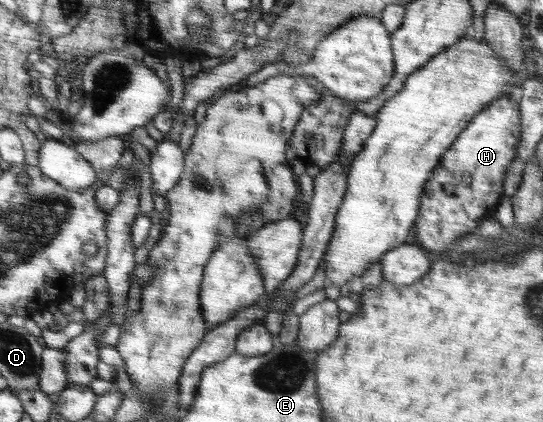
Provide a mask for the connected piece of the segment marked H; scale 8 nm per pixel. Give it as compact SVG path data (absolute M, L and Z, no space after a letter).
M504 95L490 101L480 113L472 117L470 124L442 155L435 166L434 173L426 181L427 184L420 199L418 217L410 233L412 242L420 244L422 248L428 250L428 253L444 253L458 238L476 231L481 220L495 212L502 198L506 169L516 159L516 149L522 136L522 125L518 101Z

